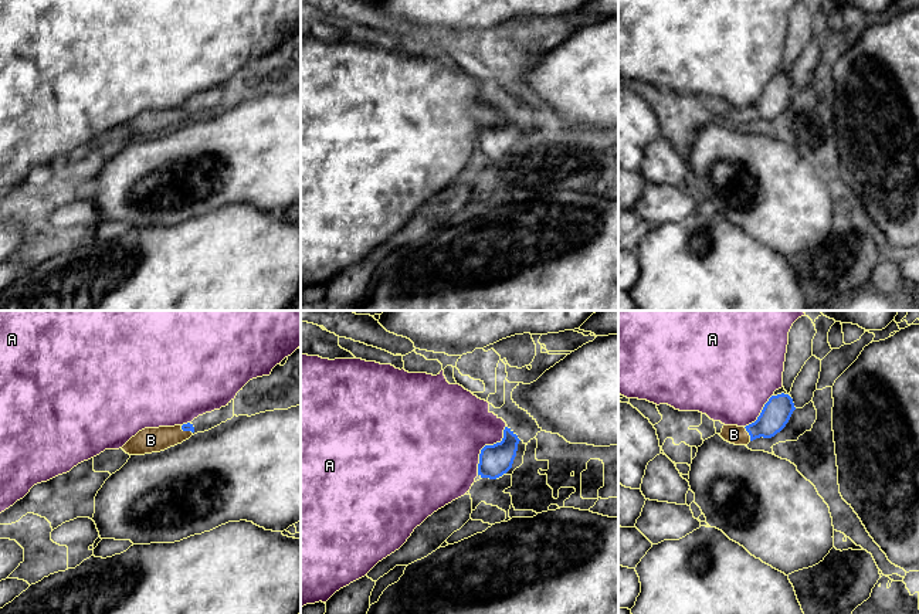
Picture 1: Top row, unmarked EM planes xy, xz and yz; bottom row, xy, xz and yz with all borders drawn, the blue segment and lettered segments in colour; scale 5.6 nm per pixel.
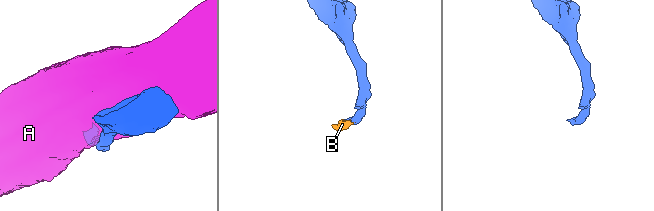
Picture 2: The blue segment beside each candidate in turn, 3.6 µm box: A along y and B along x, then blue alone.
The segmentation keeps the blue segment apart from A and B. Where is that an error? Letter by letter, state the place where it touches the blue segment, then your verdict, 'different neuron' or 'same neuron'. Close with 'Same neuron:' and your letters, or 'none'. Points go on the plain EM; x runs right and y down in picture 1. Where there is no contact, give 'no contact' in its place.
A: xz (485, 128) | different neuron
B: yz (749, 116) | same neuron
Same neuron: B

